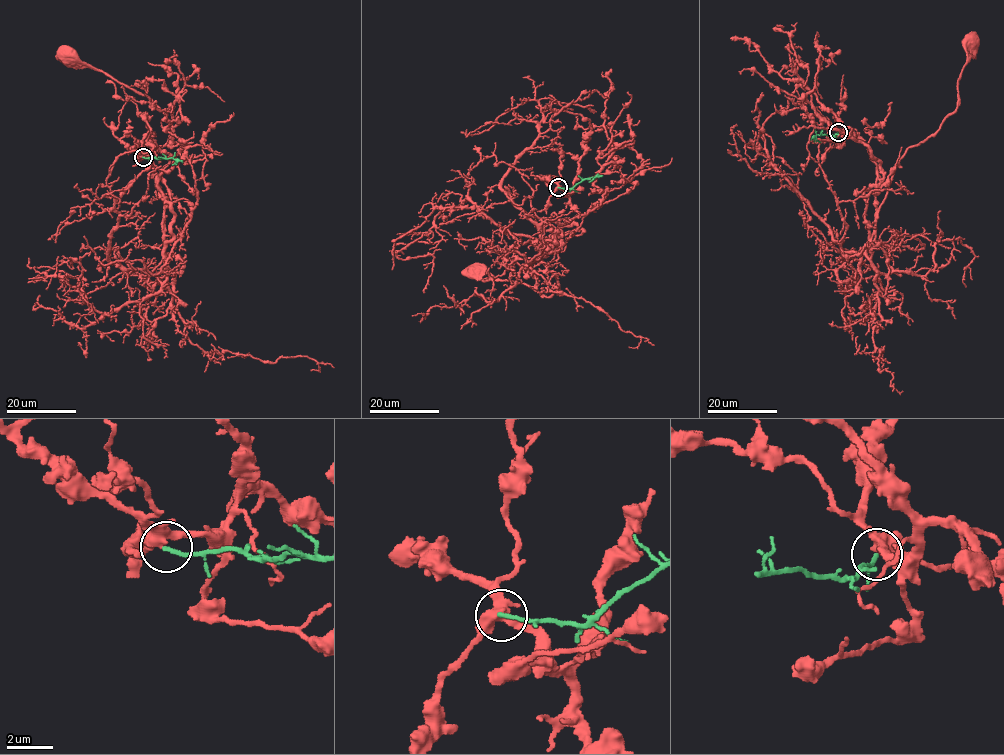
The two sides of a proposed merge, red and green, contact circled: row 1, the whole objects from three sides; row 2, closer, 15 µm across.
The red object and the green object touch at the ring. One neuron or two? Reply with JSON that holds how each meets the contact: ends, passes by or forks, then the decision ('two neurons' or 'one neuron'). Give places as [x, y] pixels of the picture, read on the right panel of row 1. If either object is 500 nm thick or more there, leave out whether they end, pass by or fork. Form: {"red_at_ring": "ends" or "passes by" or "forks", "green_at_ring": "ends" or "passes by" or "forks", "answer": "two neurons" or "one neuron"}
{"red_at_ring": "forks", "green_at_ring": "ends", "answer": "two neurons"}

